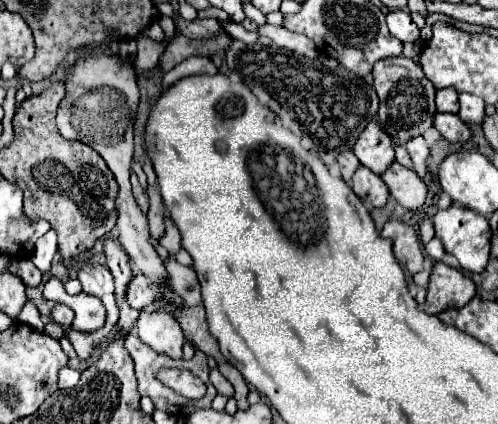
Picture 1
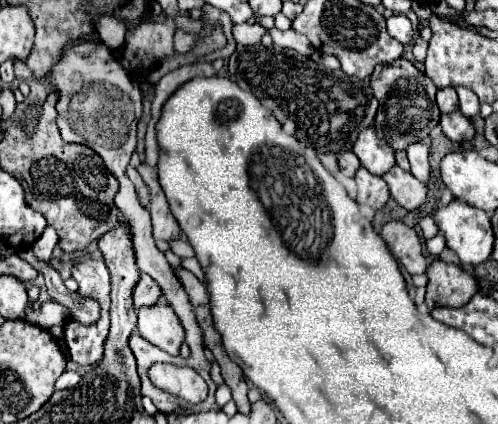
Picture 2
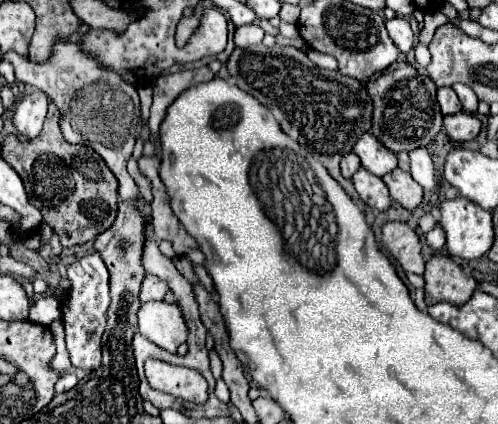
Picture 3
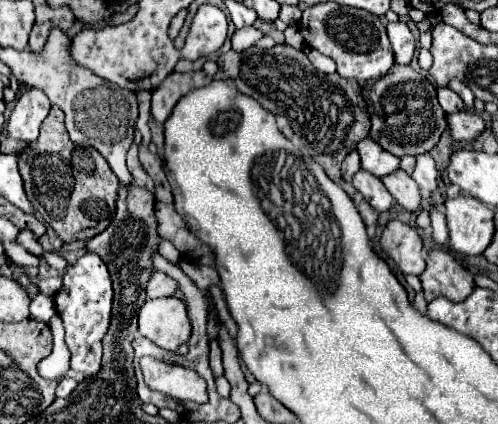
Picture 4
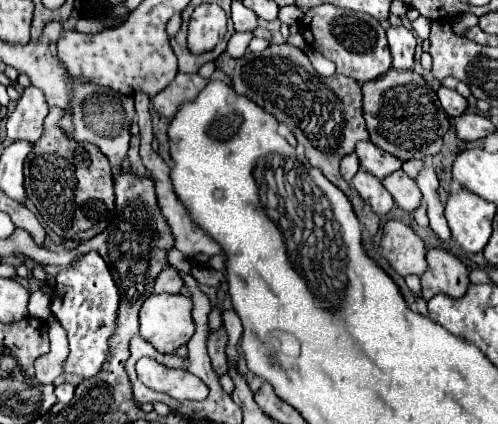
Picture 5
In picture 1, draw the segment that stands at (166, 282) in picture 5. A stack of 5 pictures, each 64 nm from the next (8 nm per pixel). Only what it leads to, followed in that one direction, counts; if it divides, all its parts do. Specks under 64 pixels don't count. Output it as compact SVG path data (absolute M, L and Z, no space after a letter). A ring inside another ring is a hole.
M130 259L130 264L134 278L132 278L132 284L128 286L128 304L130 304L134 310L142 310L142 308L146 308L148 304L152 304L152 302L156 300L156 290L154 290L154 286L150 284L150 280L136 268L132 259Z

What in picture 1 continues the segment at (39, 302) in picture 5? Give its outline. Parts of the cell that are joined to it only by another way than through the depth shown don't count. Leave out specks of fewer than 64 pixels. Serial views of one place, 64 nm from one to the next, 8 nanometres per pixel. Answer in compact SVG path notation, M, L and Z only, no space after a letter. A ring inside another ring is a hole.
M56 304L56 306L52 308L52 312L50 312L50 318L52 318L56 324L60 324L60 326L70 328L70 326L72 326L72 320L74 320L74 312L72 312L68 306L64 306L64 304Z

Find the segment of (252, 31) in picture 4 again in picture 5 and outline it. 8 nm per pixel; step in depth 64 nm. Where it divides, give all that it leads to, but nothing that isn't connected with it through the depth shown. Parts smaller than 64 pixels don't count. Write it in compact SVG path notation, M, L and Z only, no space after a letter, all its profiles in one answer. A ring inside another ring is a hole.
M236 32L236 34L228 40L226 52L228 52L232 58L240 58L240 56L244 56L250 40L252 40L252 34L250 34L250 32Z

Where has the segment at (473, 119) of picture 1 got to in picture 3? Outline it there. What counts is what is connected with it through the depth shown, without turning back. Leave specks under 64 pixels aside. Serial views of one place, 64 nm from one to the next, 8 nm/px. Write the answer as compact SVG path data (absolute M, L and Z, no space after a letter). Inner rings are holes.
M452 84L452 88L454 88L454 92L458 94L458 98L462 102L462 110L468 112L468 114L476 114L476 108L478 108L476 94L468 86L464 86L464 84Z

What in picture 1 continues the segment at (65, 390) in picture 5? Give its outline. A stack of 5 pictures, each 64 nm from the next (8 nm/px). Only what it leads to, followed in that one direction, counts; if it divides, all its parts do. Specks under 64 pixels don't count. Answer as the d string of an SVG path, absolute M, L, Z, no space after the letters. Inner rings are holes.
M66 366L66 368L60 370L58 388L72 388L72 386L78 384L78 380L80 380L80 372L76 372L76 370L72 370L70 366Z

